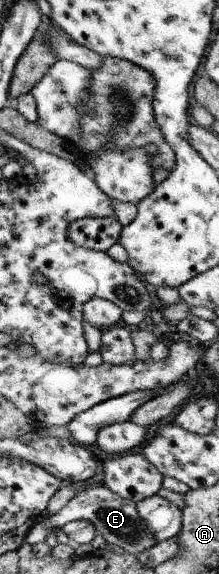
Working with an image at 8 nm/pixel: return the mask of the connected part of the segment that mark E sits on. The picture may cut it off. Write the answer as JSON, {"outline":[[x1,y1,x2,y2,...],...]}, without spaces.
{"outline":[[102,483,75,493,60,511,57,511,51,517,44,517,38,525,32,526,24,536,24,541,31,546,44,542,46,535,49,535,52,530,60,529,65,523,76,520,89,521,94,526,95,533,100,534,106,543,116,545,116,547,120,547,124,552,133,556,141,554,155,544,153,535,150,531,146,531,146,525,137,512,135,503,112,493]]}

